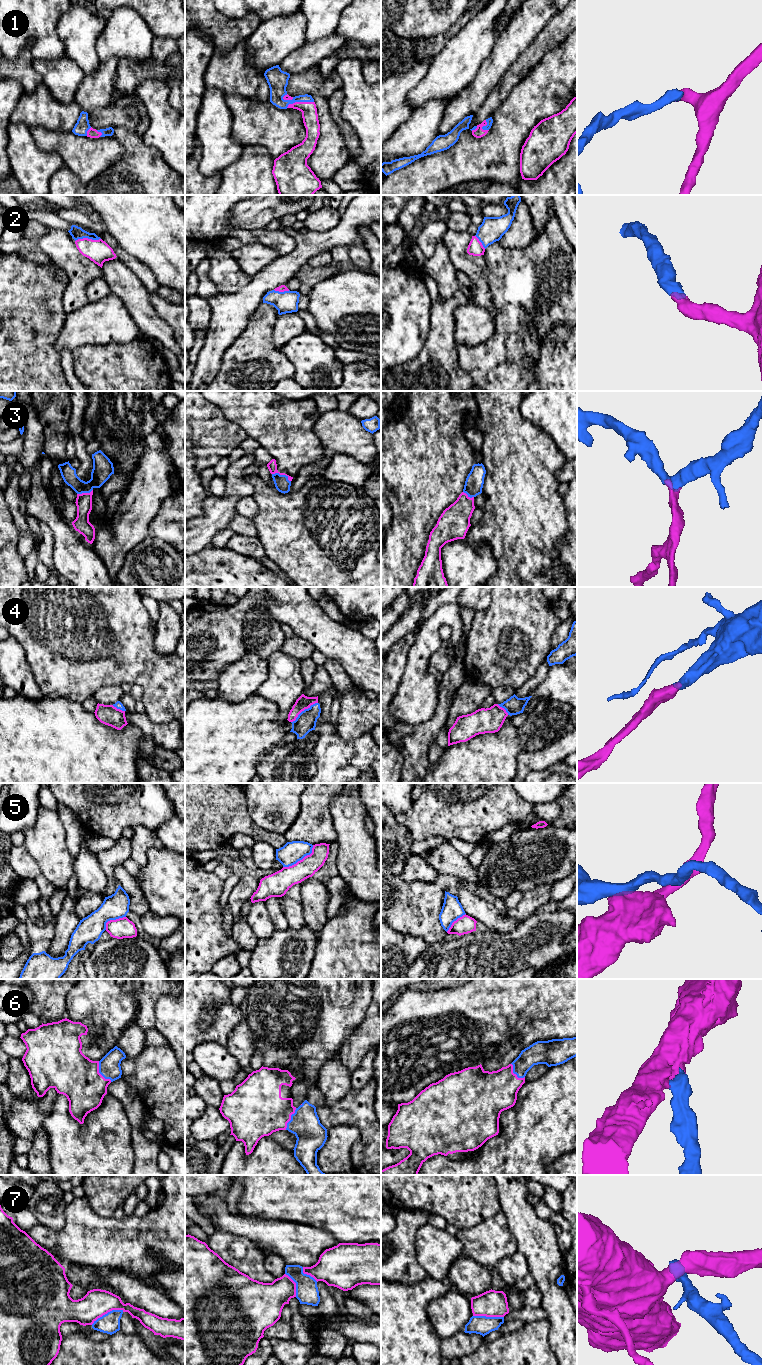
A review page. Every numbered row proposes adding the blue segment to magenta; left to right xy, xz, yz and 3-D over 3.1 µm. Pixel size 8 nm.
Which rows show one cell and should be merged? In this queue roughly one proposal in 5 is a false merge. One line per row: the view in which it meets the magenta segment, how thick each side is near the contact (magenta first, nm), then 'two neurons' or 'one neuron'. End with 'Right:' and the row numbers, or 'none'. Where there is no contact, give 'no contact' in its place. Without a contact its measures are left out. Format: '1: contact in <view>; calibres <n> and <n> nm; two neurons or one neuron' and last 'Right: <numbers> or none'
1: contact in xz; calibres 130 and 160 nm; one neuron
2: contact in xy; calibres 190 and 100 nm; one neuron
3: contact in xz; calibres 80 and 120 nm; one neuron
4: contact in xz; calibres 110 and 160 nm; one neuron
5: contact in xz; calibres 180 and 170 nm; two neurons
6: contact in xy; calibres 360 and 180 nm; one neuron
7: contact in xy; calibres 220 and 160 nm; two neurons
Right: 1, 2, 3, 4, 6

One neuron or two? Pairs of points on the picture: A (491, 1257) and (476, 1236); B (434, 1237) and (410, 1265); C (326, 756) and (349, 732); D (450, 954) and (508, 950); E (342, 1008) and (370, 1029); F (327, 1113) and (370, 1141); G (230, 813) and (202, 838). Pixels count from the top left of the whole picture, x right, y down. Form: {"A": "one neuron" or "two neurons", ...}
{"A": "one neuron", "B": "two neurons", "C": "two neurons", "D": "one neuron", "E": "two neurons", "F": "one neuron", "G": "one neuron"}

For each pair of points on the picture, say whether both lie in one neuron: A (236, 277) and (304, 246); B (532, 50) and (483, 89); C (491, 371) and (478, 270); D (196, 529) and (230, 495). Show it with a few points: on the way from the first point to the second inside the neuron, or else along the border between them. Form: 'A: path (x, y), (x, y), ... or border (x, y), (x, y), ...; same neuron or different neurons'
A: border (252, 276), (252, 279), (247, 284), (234, 292); different neurons
B: border (521, 52), (493, 90); different neurons
C: border (493, 303), (497, 309); different neurons
D: path (205, 523), (224, 504); same neuron

